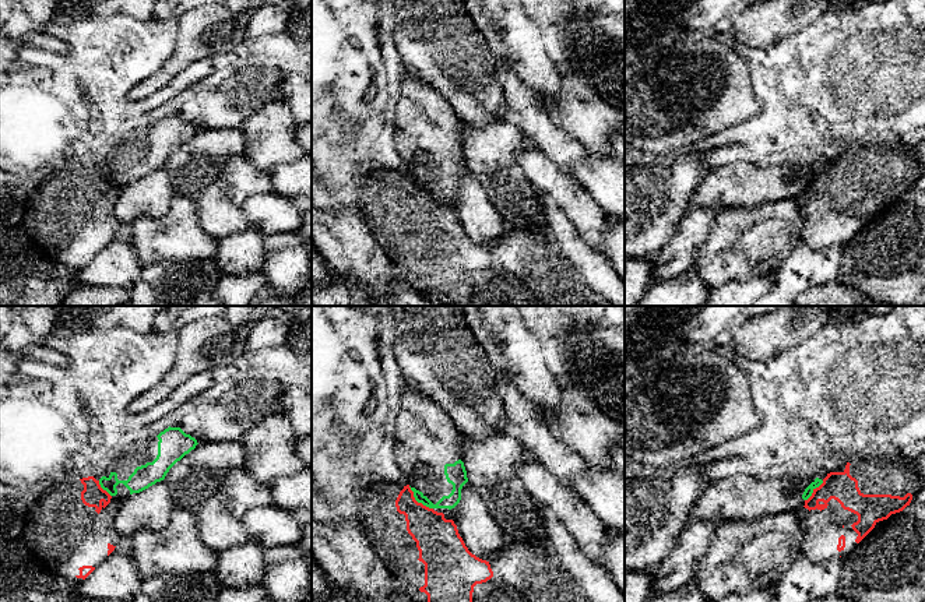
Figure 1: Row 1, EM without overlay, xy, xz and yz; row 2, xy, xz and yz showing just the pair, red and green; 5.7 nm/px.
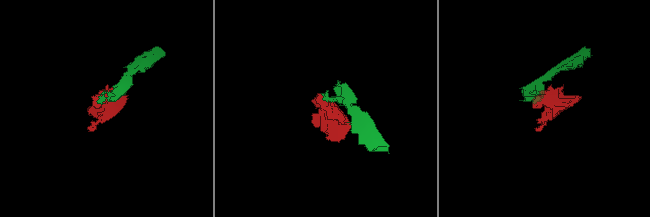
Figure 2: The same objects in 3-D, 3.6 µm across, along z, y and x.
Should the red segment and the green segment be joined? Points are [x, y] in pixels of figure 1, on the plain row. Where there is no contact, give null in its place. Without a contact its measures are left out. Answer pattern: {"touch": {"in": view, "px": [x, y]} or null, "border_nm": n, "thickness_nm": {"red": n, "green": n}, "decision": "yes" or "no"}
{"touch": {"in": "xz", "px": [417, 189]}, "border_nm": 190, "thickness_nm": {"red": 260, "green": 80}, "decision": "no"}

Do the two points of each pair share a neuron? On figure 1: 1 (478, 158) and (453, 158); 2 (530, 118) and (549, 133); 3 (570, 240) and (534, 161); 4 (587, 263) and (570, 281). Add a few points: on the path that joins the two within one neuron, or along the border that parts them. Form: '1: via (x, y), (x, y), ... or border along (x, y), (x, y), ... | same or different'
1: border along (461, 126), (461, 148), (468, 168) | different
2: via (534, 122), (545, 133) | same
3: border along (538, 189), (547, 193), (572, 222) | different
4: border along (559, 246), (583, 281), (594, 291) | different

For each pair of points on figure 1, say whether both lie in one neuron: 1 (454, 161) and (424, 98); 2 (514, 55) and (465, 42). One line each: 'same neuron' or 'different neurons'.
1: same neuron
2: different neurons

